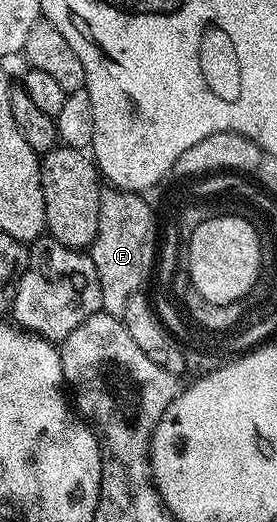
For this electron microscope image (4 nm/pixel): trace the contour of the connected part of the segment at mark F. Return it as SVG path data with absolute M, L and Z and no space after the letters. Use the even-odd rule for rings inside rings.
M102 190L99 200L99 232L91 247L91 257L95 272L99 276L99 296L101 310L120 319L127 308L127 300L142 289L145 277L150 277L155 266L158 249L152 244L151 219L147 214L139 214L139 224L131 222L131 234L127 236L127 195L106 194ZM147 232L147 236L139 236Z

